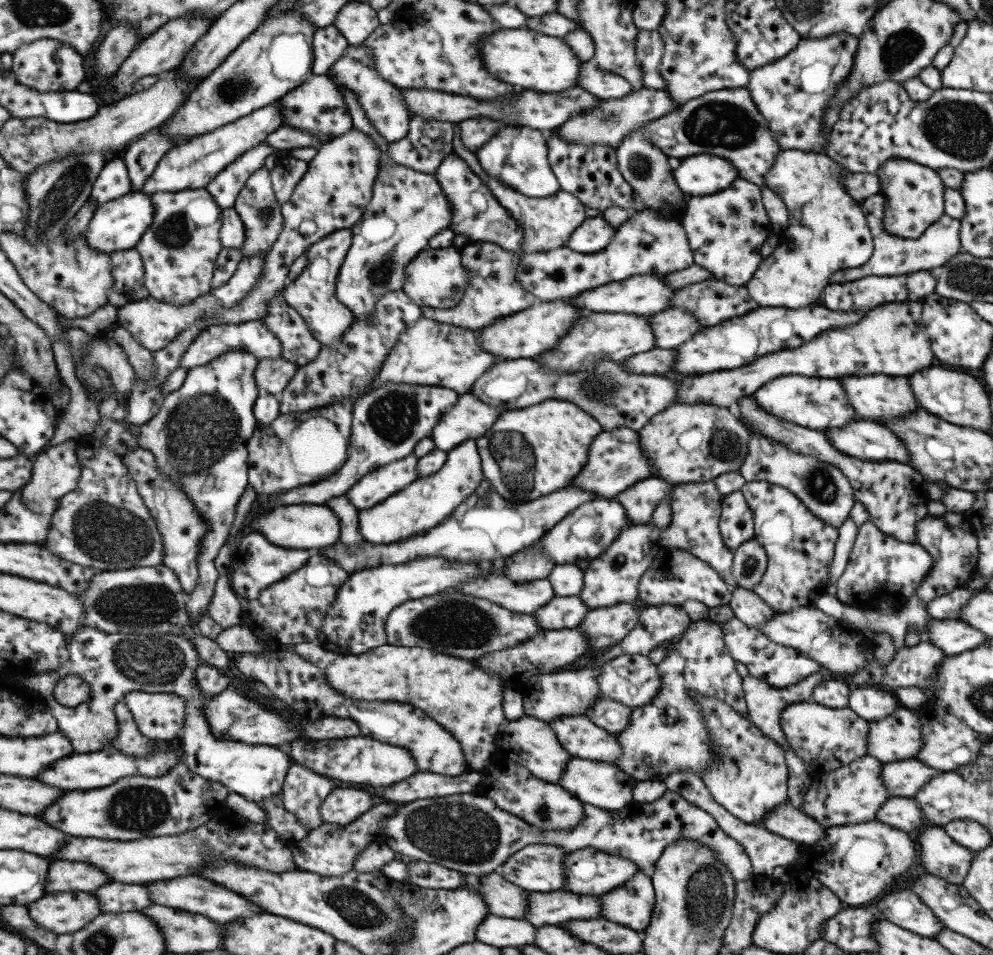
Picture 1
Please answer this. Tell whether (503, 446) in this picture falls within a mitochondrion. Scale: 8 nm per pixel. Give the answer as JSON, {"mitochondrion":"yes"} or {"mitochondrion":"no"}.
{"mitochondrion":"yes"}

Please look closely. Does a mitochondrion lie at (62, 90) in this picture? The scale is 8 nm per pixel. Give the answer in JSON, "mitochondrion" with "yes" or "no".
{"mitochondrion":"no"}

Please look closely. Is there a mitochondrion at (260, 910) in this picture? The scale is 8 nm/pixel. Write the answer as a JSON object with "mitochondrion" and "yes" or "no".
{"mitochondrion":"no"}

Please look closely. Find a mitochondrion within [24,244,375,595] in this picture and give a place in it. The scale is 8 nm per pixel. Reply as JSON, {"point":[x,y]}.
{"point":[201,429]}

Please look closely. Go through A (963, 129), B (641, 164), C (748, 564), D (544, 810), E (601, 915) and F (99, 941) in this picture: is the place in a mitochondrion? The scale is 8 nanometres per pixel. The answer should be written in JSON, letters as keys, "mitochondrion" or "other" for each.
{"A":"mitochondrion","B":"mitochondrion","C":"mitochondrion","D":"mitochondrion","E":"other","F":"mitochondrion"}

